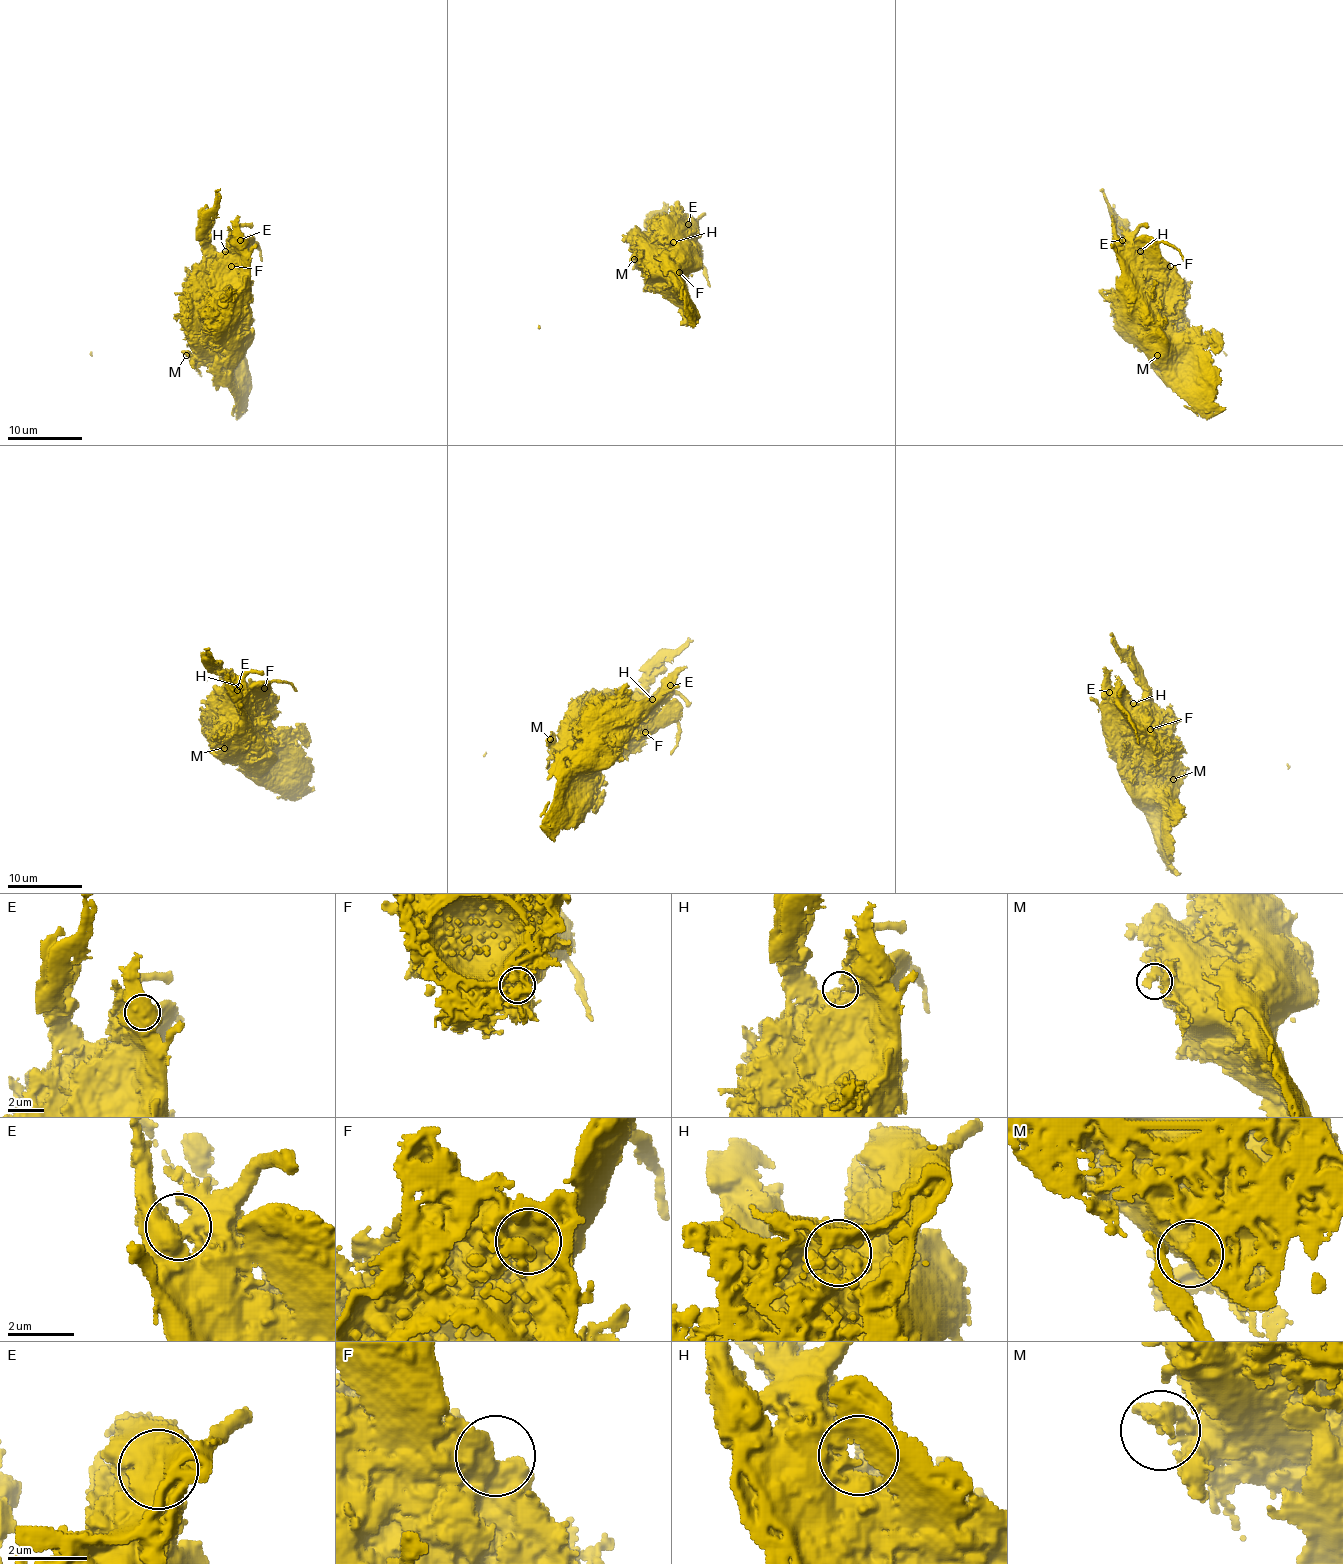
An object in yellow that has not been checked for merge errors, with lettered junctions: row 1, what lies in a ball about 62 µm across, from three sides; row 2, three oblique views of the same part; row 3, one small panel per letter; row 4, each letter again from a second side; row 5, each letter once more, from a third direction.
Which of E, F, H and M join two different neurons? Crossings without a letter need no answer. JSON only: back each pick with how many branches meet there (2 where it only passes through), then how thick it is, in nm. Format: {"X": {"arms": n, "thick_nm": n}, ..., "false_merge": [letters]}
{"false_merge": []}

